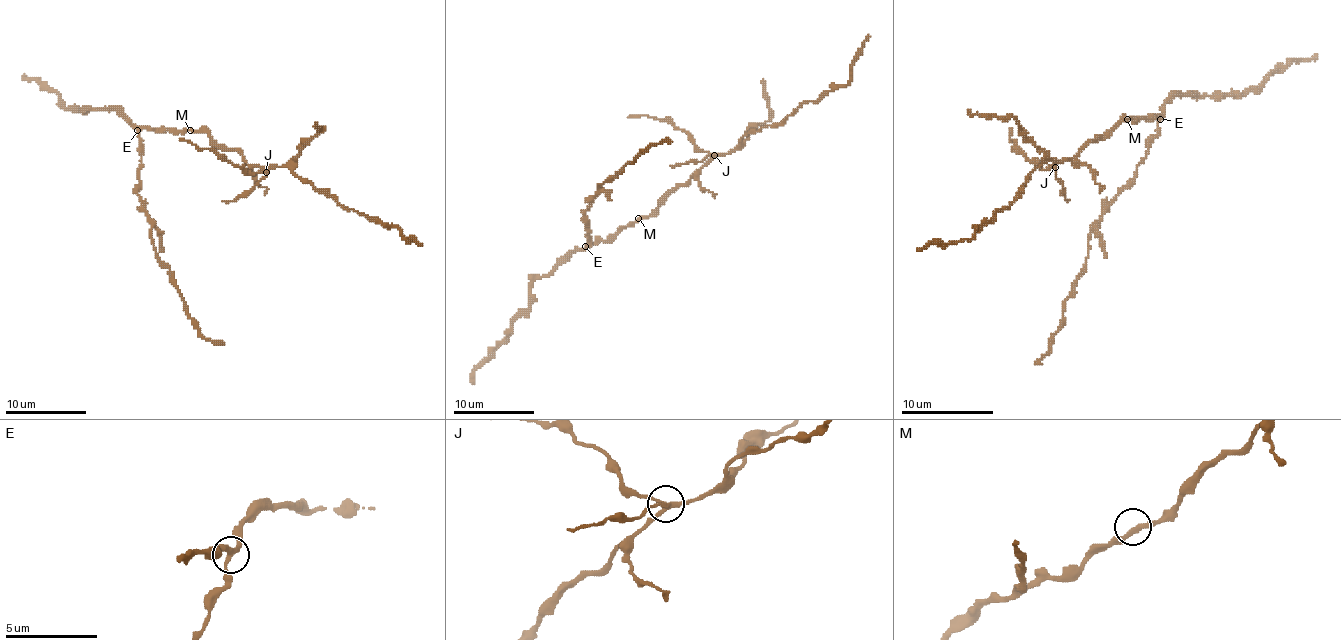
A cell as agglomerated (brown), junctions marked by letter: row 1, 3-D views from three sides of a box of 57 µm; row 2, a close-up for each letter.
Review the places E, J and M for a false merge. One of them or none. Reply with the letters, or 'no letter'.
J

